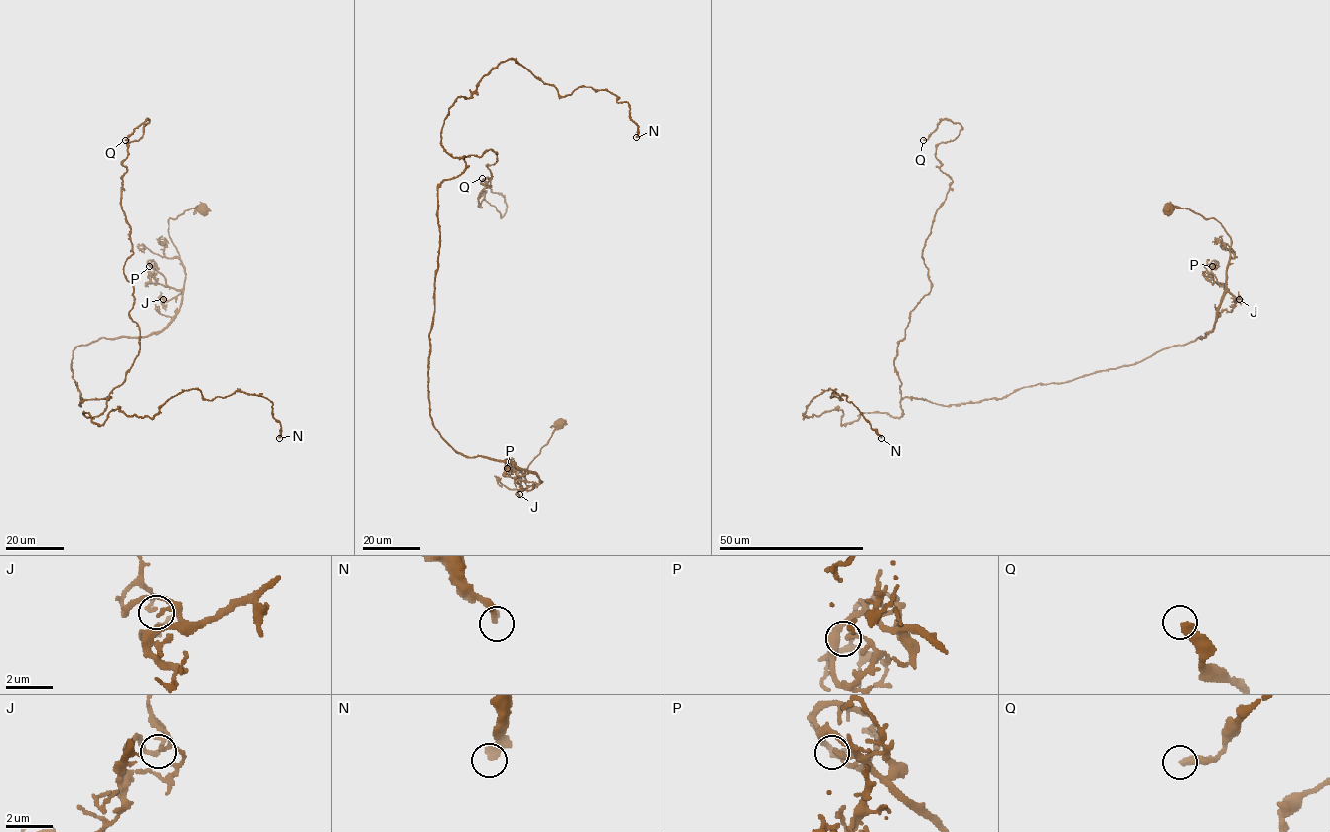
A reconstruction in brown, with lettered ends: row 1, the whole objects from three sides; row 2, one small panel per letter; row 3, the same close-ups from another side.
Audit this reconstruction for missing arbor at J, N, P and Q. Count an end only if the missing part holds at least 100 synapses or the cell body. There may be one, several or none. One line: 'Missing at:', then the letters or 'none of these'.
Missing at: none of these

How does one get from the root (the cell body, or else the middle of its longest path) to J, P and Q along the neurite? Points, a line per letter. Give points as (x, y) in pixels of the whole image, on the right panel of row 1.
J: (1168, 208), (1187, 208), (1221, 224), (1231, 239), (1227, 290), (1235, 300), (1239, 295), (1239, 299)
P: (1168, 208), (1187, 208), (1221, 224), (1231, 239), (1228, 289), (1212, 272), (1213, 260), (1212, 266)
Q: (1168, 208), (1231, 239), (1204, 337), (902, 398), (952, 181), (935, 150), (961, 126), (923, 140)

